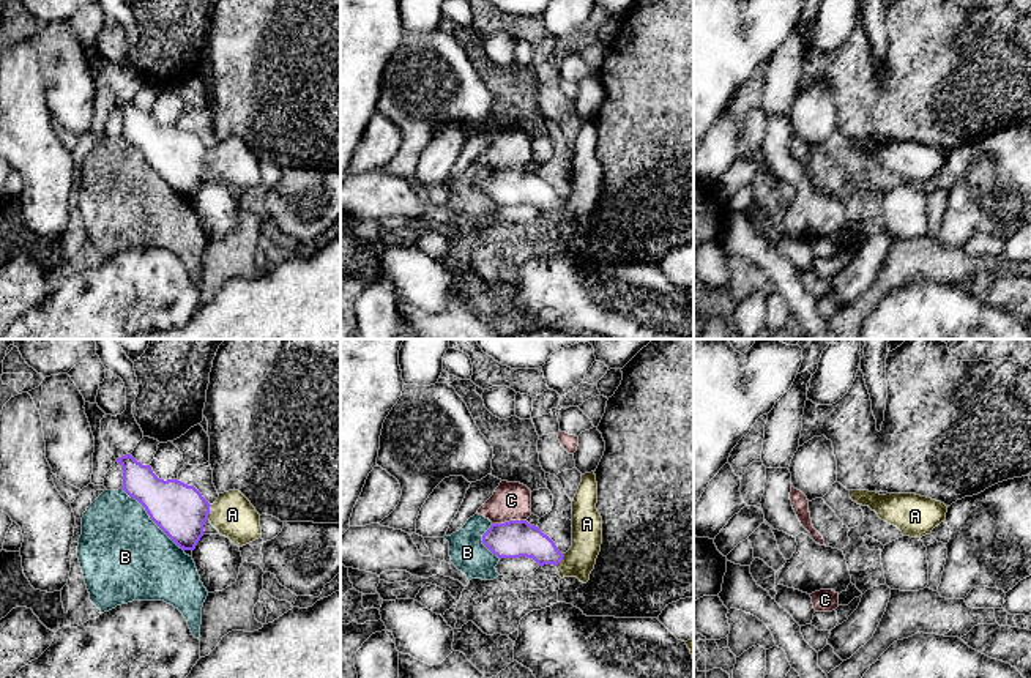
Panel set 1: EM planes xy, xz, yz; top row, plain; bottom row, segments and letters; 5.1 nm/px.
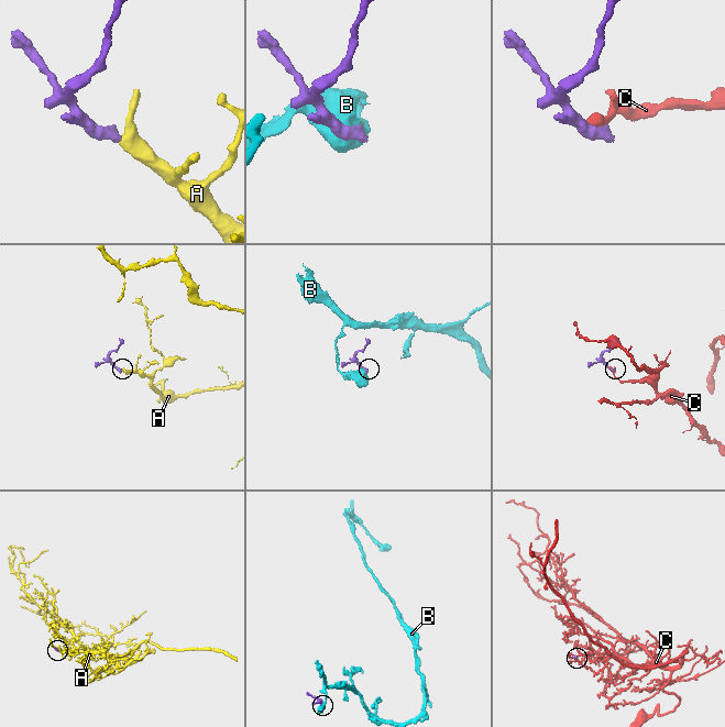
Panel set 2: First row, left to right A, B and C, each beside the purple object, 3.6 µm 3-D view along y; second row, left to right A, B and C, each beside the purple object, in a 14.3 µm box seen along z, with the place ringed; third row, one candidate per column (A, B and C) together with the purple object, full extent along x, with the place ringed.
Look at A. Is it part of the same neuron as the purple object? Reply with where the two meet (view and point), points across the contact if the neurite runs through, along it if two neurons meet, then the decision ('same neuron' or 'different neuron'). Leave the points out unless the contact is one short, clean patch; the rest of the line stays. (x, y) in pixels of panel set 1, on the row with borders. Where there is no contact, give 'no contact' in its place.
contact xy (208, 513); way xy (178, 510), (208, 513), (232, 514); same neuron

